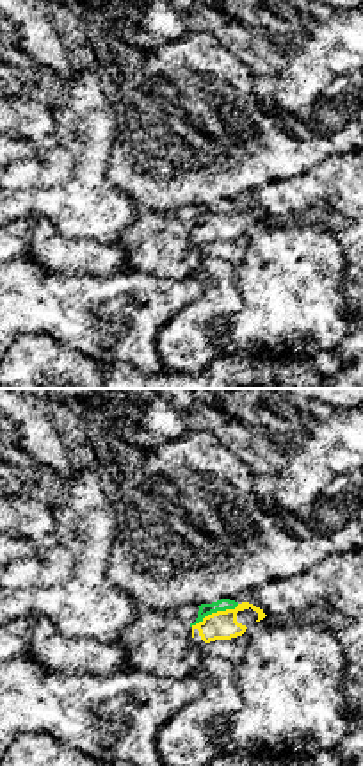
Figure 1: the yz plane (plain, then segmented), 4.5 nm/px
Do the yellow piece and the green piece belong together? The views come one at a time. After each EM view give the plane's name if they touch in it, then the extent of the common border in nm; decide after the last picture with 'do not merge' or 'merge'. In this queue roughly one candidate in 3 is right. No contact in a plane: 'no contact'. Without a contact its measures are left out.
contact in yz; length 240 nm

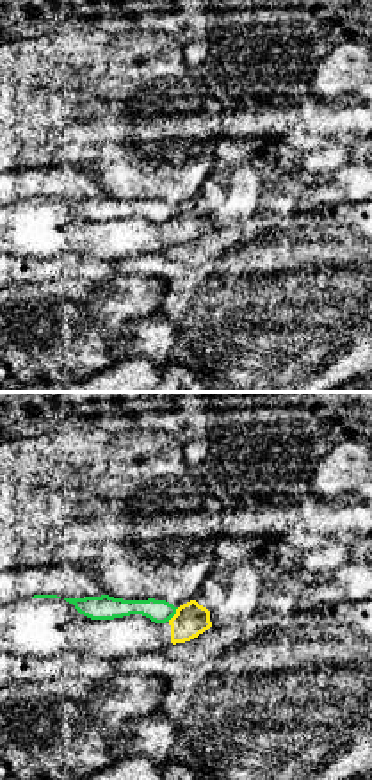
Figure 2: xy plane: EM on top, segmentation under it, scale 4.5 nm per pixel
contact in xy; length 80 nm

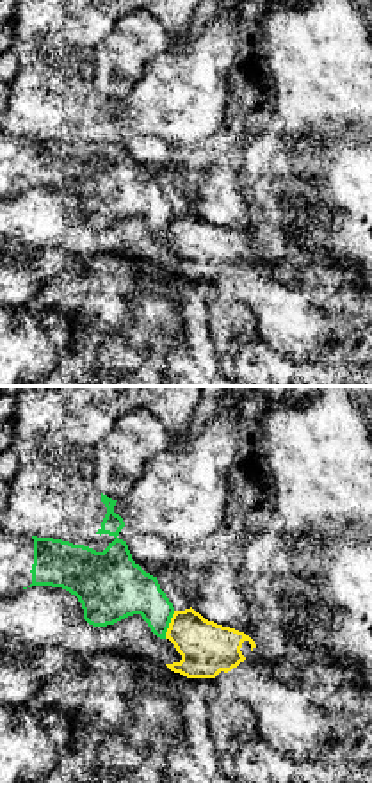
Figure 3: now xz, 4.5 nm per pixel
contact in xz; length 140 nm

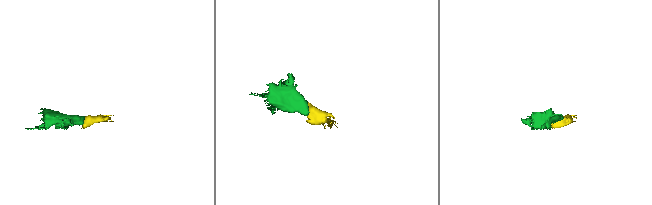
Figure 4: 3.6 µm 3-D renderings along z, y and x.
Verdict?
do not merge

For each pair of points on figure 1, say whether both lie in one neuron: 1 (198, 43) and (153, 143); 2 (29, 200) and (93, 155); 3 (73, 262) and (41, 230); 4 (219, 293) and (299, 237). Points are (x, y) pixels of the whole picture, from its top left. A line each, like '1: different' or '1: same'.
1: same
2: same
3: same
4: different

